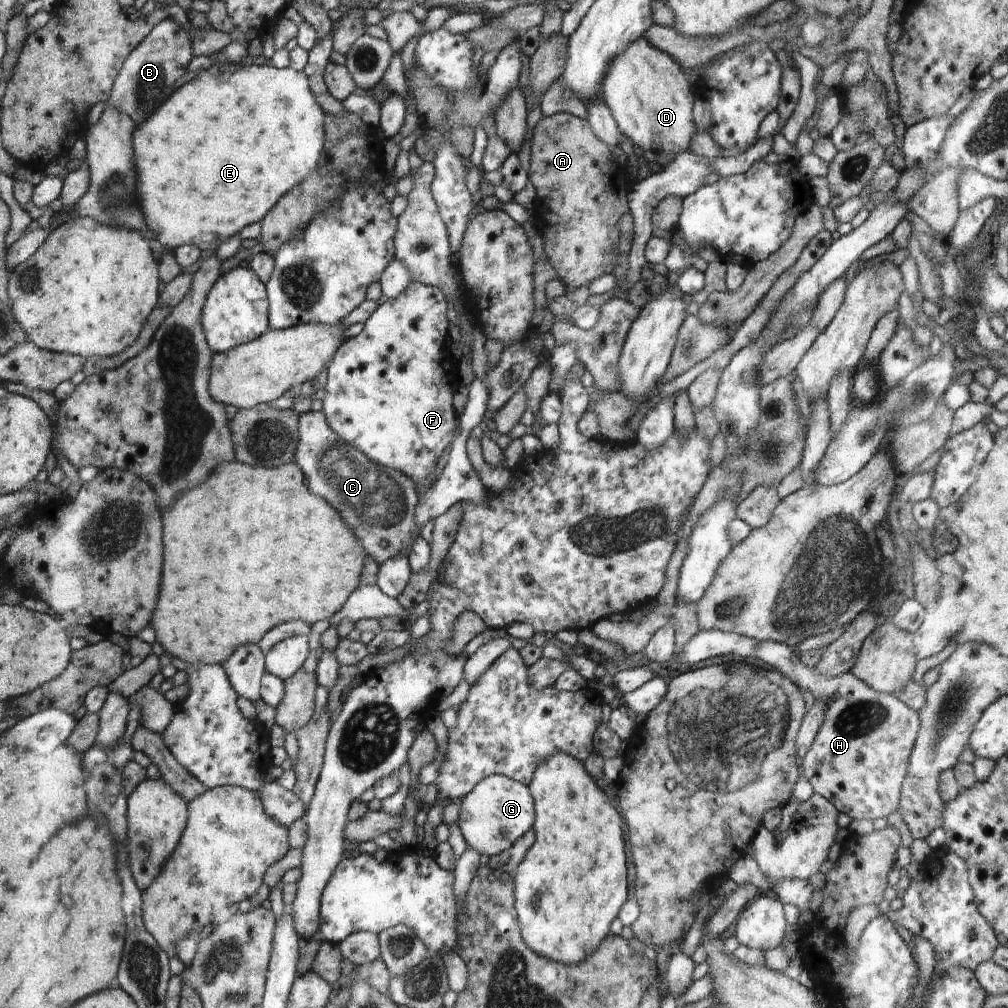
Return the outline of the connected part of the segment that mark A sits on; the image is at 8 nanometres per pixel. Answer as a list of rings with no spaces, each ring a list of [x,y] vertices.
[[[556,113],[544,116],[531,134],[532,151],[530,154],[530,168],[527,173],[529,180],[536,188],[535,201],[542,204],[548,212],[544,212],[544,220],[556,218],[558,222],[544,222],[540,232],[544,238],[544,253],[554,267],[554,272],[560,276],[560,281],[565,285],[570,284],[575,288],[589,286],[594,278],[600,278],[606,272],[610,254],[618,244],[618,220],[620,216],[628,213],[629,200],[626,180],[618,186],[618,196],[612,190],[612,176],[614,168],[610,162],[612,150],[605,142],[600,142],[594,136],[593,128],[587,119],[578,118],[568,113]]]

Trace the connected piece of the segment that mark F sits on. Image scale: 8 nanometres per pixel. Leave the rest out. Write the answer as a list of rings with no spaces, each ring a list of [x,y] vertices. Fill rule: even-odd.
[[[410,281],[406,290],[392,300],[386,300],[380,303],[372,315],[364,322],[362,331],[353,338],[349,338],[342,342],[339,350],[334,354],[330,366],[328,366],[327,384],[325,387],[325,397],[323,398],[323,410],[328,418],[328,424],[334,432],[340,437],[342,442],[350,443],[356,447],[358,451],[365,453],[370,460],[381,464],[386,468],[397,470],[405,473],[417,485],[417,492],[423,495],[429,491],[430,484],[434,484],[434,480],[438,480],[438,464],[443,464],[443,457],[446,452],[450,452],[453,447],[454,440],[457,439],[459,424],[462,424],[461,408],[455,403],[458,392],[458,377],[456,371],[456,357],[452,353],[452,339],[450,337],[450,299],[442,289],[425,285],[416,281]]]

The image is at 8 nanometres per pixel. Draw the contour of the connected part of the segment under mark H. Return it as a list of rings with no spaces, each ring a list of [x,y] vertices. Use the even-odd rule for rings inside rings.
[[[772,640],[758,641],[756,658],[777,669],[786,678],[790,678],[801,692],[804,690],[812,692],[814,699],[821,700],[827,706],[824,723],[820,726],[810,751],[802,760],[804,777],[808,779],[813,792],[828,800],[838,813],[844,813],[852,820],[873,821],[877,818],[887,818],[898,810],[902,784],[919,730],[920,718],[917,712],[895,695],[876,692],[868,684],[855,678],[851,671],[834,678],[816,674],[814,669],[802,663],[799,655],[785,643]]]

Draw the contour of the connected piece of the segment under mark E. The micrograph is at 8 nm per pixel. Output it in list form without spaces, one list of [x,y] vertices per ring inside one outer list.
[[[216,64],[212,65],[209,69],[199,70],[196,78],[186,82],[182,86],[178,88],[176,92],[173,92],[172,95],[169,96],[170,100],[165,100],[162,106],[158,107],[157,110],[154,110],[154,114],[150,115],[148,119],[145,120],[144,123],[138,123],[134,130],[134,139],[133,139],[133,148],[134,148],[134,162],[136,162],[136,172],[138,172],[138,184],[137,184],[137,192],[142,192],[142,200],[141,200],[141,210],[146,212],[146,220],[150,220],[150,228],[154,228],[154,232],[152,232],[153,236],[156,236],[156,240],[165,246],[166,250],[174,251],[175,248],[181,247],[182,244],[192,244],[197,246],[201,251],[202,250],[217,250],[217,247],[220,246],[222,242],[228,238],[228,236],[232,236],[232,234],[236,234],[236,232],[242,231],[244,226],[248,226],[248,224],[252,224],[252,222],[256,222],[256,220],[262,220],[265,218],[266,212],[278,202],[278,199],[294,186],[294,184],[298,184],[298,182],[302,182],[314,168],[316,168],[316,162],[318,162],[318,158],[320,158],[320,152],[322,152],[322,146],[324,146],[325,141],[325,132],[324,132],[324,115],[326,114],[322,107],[316,102],[315,96],[312,94],[308,77],[304,74],[304,71],[297,70],[296,68],[292,68],[292,66],[285,67],[283,69],[279,69],[272,66],[259,66],[250,64],[250,66],[238,66],[234,65],[224,65],[223,67]]]

